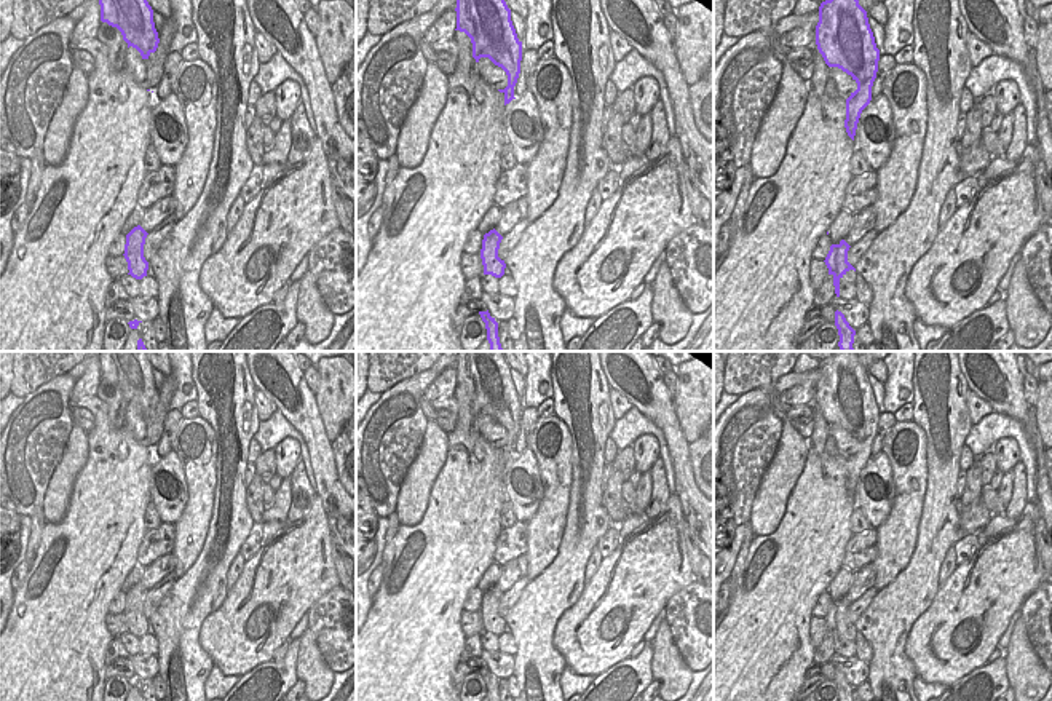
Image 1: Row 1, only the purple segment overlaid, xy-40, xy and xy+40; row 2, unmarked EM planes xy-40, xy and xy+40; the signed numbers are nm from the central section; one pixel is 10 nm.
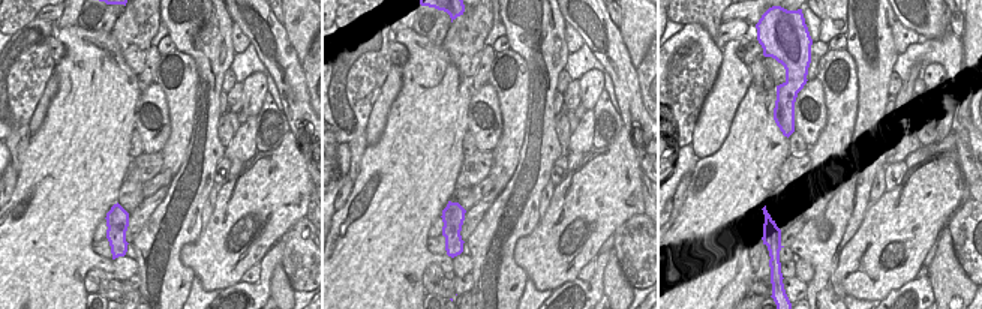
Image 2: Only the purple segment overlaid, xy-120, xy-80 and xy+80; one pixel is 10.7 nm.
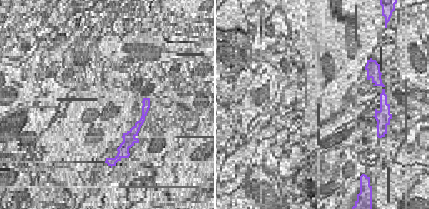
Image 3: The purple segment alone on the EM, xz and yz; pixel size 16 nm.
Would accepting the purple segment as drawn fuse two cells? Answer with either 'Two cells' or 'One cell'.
Two cells

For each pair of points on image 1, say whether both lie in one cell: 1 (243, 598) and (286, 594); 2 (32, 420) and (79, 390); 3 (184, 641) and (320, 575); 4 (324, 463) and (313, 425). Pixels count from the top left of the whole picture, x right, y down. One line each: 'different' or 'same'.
1: same
2: different
3: different
4: same

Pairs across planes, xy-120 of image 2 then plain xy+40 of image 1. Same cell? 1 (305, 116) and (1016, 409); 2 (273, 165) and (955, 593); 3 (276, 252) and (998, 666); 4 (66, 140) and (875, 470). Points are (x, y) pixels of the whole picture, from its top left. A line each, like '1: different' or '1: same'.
1: same
2: same
3: same
4: different

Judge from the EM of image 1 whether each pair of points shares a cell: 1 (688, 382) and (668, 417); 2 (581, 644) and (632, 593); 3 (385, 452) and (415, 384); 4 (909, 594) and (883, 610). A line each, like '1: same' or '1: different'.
1: different
2: same
3: same
4: same

